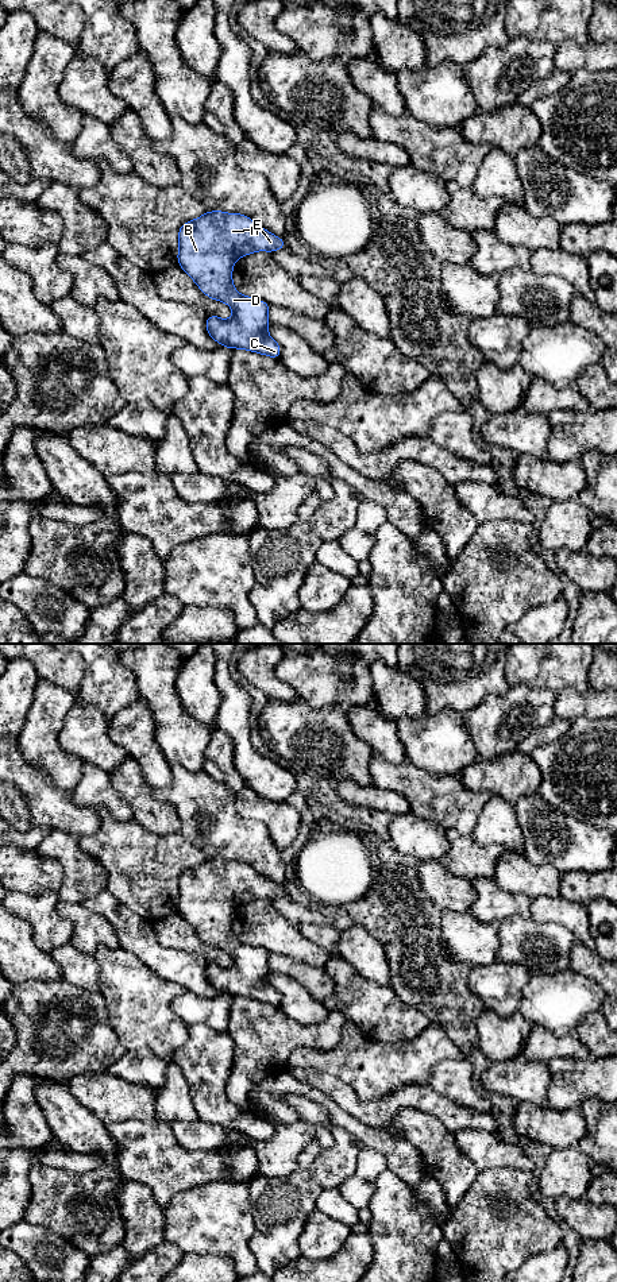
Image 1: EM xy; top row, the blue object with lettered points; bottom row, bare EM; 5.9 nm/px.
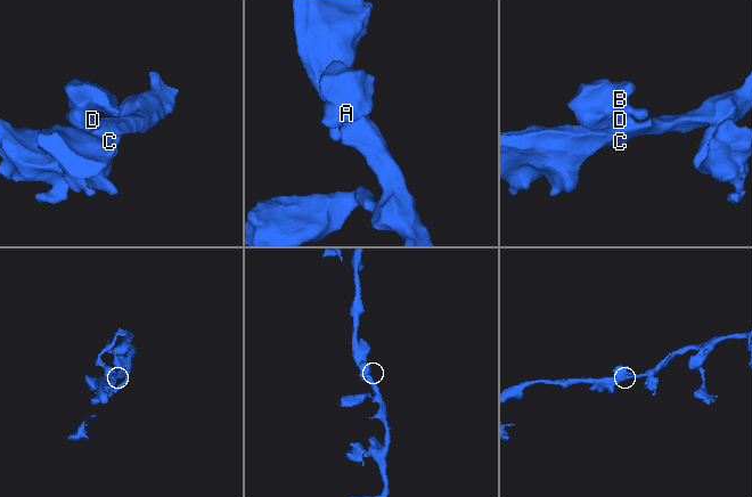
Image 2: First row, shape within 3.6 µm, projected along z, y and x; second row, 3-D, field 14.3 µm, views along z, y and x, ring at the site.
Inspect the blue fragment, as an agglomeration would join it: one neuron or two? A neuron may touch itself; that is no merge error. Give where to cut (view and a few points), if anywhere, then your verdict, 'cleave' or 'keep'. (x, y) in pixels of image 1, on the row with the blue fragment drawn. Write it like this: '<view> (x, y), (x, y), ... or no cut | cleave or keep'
no cut | keep

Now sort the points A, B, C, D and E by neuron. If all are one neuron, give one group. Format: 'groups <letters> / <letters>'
groups A B C D E

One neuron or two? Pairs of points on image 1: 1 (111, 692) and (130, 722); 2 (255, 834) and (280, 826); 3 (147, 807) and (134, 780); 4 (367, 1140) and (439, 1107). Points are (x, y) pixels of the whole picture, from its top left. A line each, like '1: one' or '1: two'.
1: two
2: two
3: one
4: two

